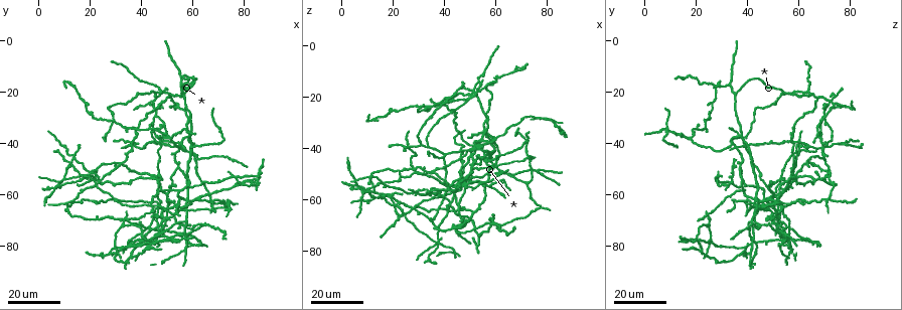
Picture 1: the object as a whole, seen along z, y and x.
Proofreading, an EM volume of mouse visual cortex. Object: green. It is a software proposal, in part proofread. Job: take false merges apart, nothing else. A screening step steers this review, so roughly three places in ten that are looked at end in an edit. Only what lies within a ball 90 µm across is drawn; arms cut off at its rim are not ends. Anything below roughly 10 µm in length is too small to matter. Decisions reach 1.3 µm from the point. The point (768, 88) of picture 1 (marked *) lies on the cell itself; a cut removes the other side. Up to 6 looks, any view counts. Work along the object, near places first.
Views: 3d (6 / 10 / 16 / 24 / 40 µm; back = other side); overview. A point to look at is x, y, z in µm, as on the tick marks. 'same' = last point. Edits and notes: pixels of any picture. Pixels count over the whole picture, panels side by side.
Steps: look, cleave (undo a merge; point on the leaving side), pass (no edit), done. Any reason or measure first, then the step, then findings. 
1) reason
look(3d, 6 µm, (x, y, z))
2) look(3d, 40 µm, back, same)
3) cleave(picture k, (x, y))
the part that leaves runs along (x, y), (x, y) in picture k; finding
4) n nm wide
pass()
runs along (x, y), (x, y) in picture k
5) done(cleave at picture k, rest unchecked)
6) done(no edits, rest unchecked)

calibre changes
look(3d, 16 µm, (72, 58, 49))

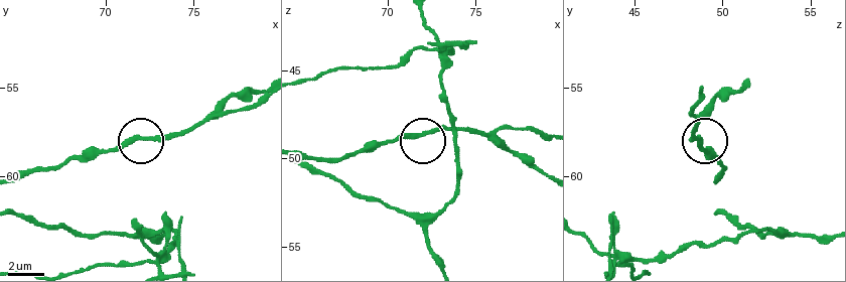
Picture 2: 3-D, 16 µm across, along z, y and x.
look(3d, 6 µm, (72.3, 57.9, 48.7))

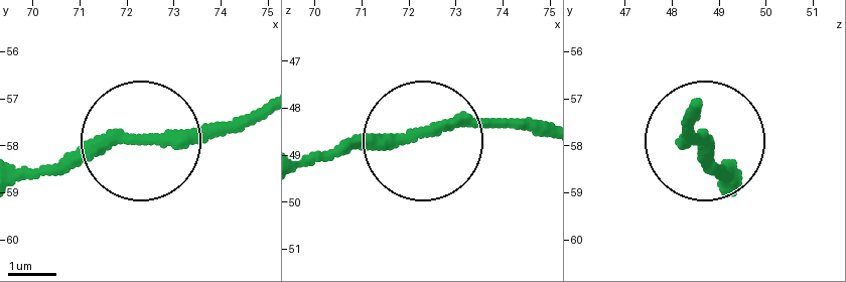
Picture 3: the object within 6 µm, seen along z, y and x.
250 nm wide
pass()
runs along (27, 172), (264, 121) in picture 3; continuous, no second cell

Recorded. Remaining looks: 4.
look(3d, 24 µm, (50, 37, 18))

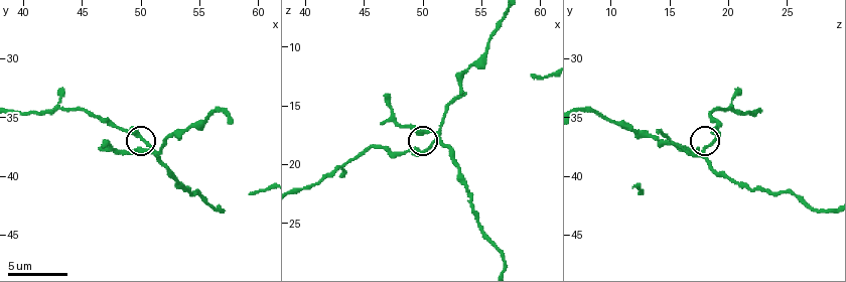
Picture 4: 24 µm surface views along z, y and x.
look(3d, 6 µm, (51.0, 38.2, 17.2))

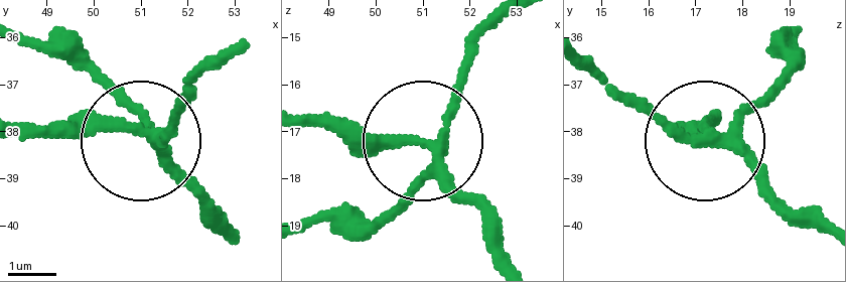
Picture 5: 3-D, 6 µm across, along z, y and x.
240 nm wide
pass()
runs along (823, 232), (738, 156), (666, 128), (598, 76) in picture 5; one cell here

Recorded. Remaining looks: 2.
calibre changes
look(3d, 16 µm, (32, 72, 24))

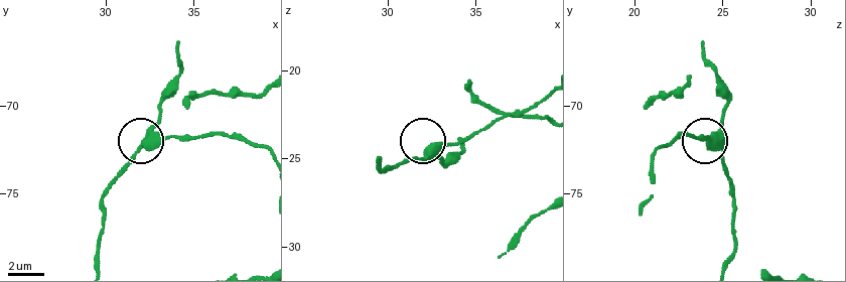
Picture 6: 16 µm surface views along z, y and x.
look(3d, 10 µm, (32.1, 72.4, 24.9))

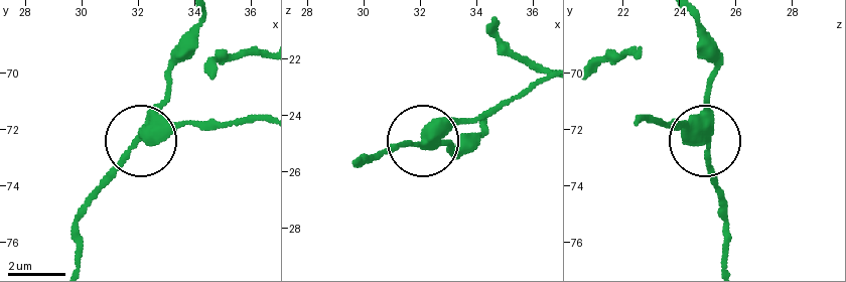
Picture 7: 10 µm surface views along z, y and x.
340 nm wide
cleave(picture 7, (125, 158))
two cells meet here

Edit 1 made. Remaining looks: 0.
done(cleave at picture 7, rest unchecked)

